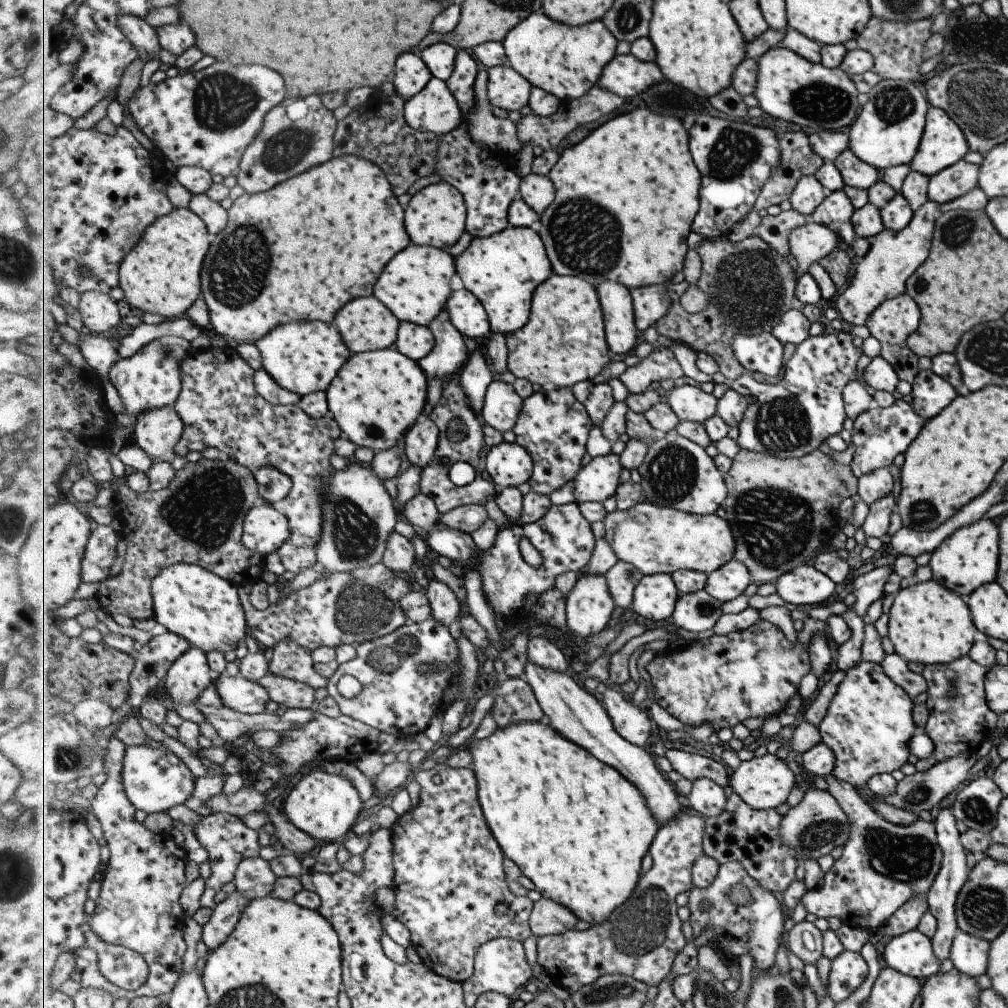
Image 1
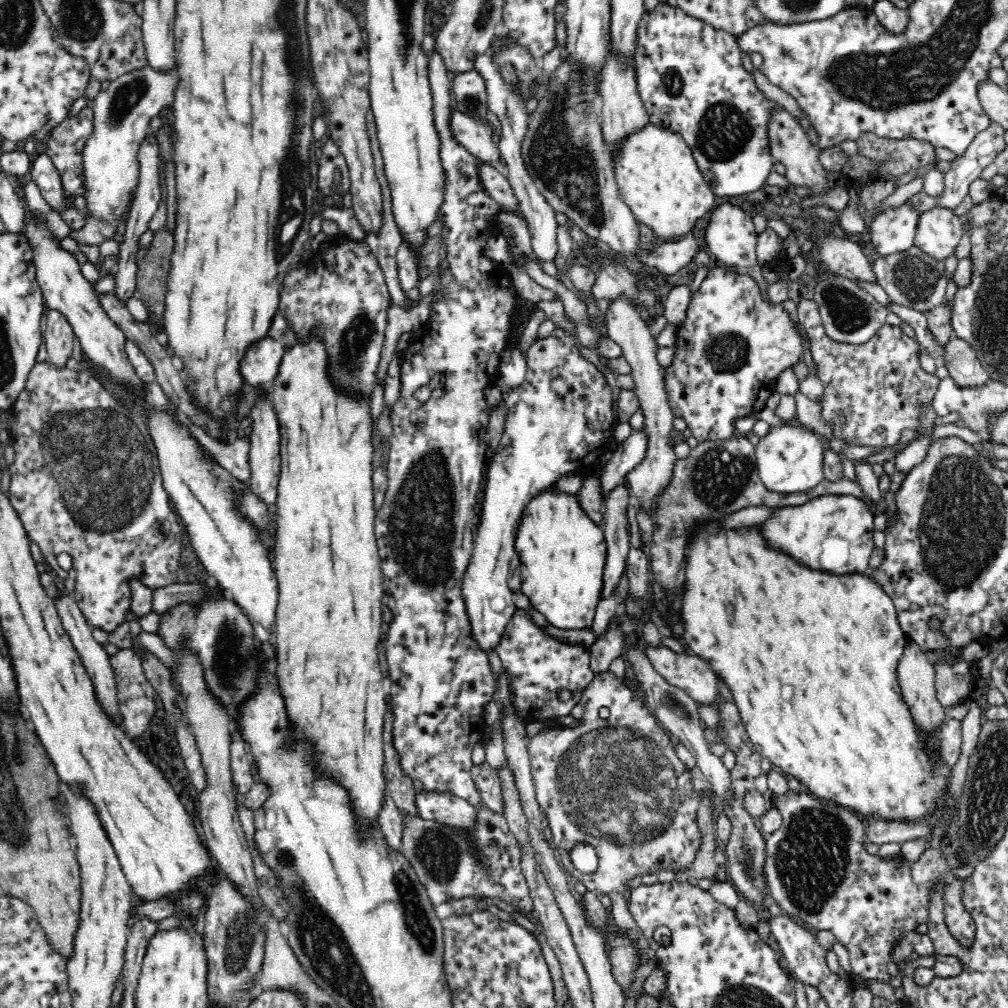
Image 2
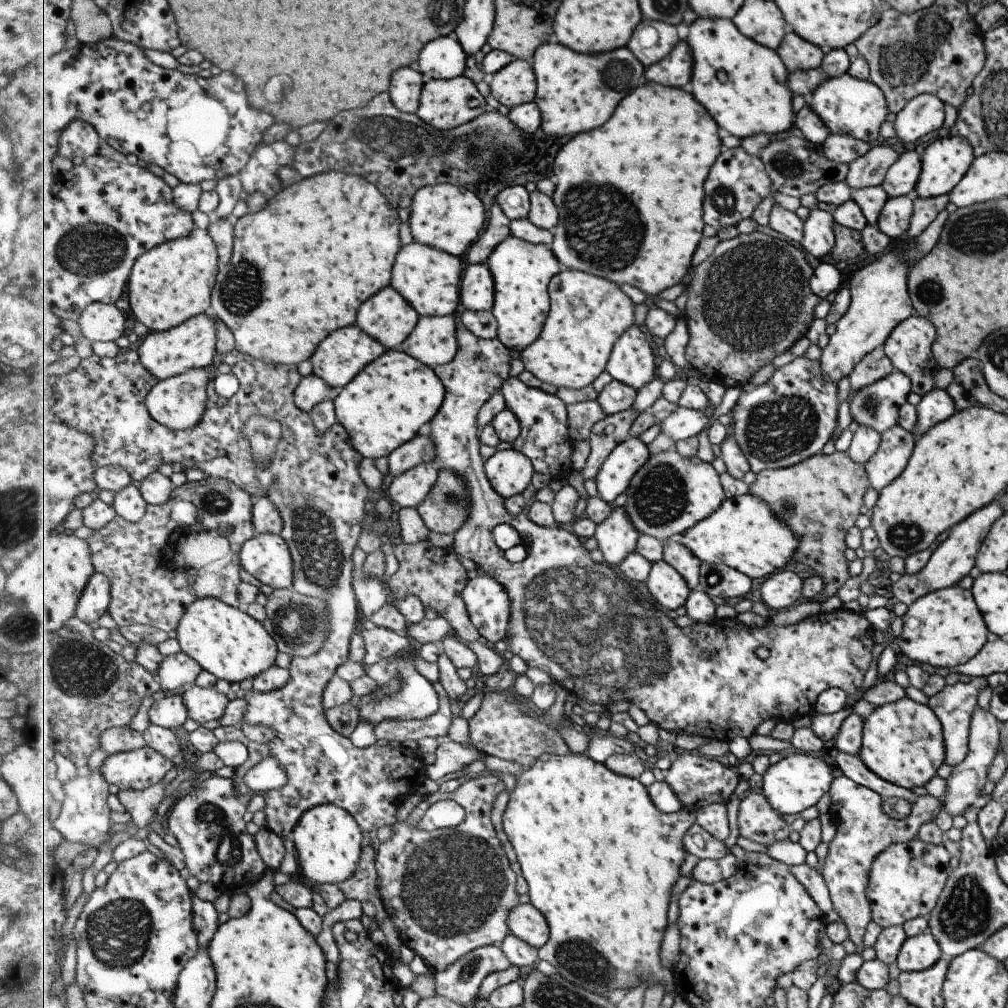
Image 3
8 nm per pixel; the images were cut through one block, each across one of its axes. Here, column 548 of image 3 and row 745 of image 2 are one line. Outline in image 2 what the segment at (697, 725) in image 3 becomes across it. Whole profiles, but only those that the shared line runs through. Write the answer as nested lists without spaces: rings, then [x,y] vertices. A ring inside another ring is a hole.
[[[610,670],[599,672],[596,678],[586,686],[586,690],[584,690],[584,694],[582,694],[582,700],[580,700],[578,704],[582,705],[584,708],[584,714],[578,726],[549,728],[529,738],[527,749],[531,760],[533,782],[536,786],[537,802],[542,812],[546,814],[546,818],[548,818],[548,826],[550,826],[550,830],[552,831],[552,840],[554,840],[557,853],[560,855],[560,866],[568,875],[573,876],[573,878],[585,885],[587,891],[596,894],[596,897],[608,896],[611,899],[614,920],[618,922],[620,928],[628,928],[628,926],[632,928],[635,920],[629,912],[629,907],[624,897],[628,894],[628,882],[633,878],[642,878],[647,874],[658,874],[659,870],[662,869],[667,871],[670,870],[674,874],[680,870],[686,870],[686,865],[689,865],[692,860],[694,860],[696,852],[698,852],[702,844],[702,833],[700,833],[700,827],[697,823],[701,796],[700,792],[694,790],[690,770],[688,770],[687,766],[676,755],[675,747],[671,743],[669,733],[662,729],[663,726],[646,707],[645,701],[625,684],[623,678],[618,677]],[[576,842],[586,842],[586,844],[590,844],[590,846],[594,848],[594,852],[599,856],[599,866],[596,872],[592,872],[592,874],[582,874],[573,865],[569,857],[569,851],[572,850],[572,846],[574,846]]]

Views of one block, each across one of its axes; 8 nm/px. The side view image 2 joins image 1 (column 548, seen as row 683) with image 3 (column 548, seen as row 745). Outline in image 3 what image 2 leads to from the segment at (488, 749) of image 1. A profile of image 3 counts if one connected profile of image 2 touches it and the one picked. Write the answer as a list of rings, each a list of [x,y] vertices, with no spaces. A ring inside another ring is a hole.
[[[573,751],[569,756],[557,756],[556,753],[544,754],[533,766],[525,770],[516,779],[514,791],[510,794],[510,801],[502,816],[502,828],[516,851],[517,860],[522,866],[522,876],[529,883],[530,902],[548,917],[550,940],[543,948],[539,949],[540,959],[553,964],[558,972],[573,984],[582,986],[601,996],[605,992],[614,990],[628,992],[641,983],[646,984],[648,988],[657,982],[665,984],[665,994],[677,992],[674,971],[661,967],[659,950],[661,950],[665,930],[669,926],[669,914],[667,912],[669,912],[669,904],[673,898],[671,890],[681,878],[679,870],[681,870],[681,864],[688,855],[684,836],[696,822],[696,810],[685,807],[677,814],[661,812],[651,800],[648,786],[641,784],[638,779],[633,777],[619,776],[608,765],[593,760],[587,754],[575,754]]]

